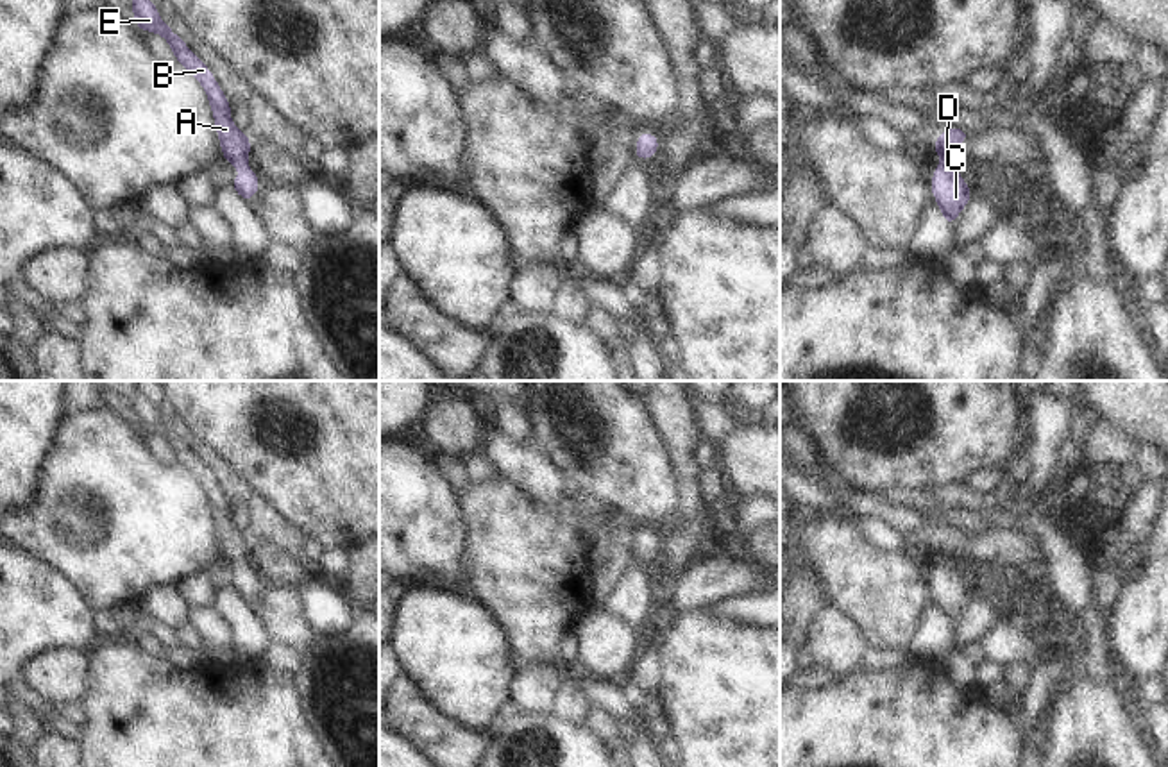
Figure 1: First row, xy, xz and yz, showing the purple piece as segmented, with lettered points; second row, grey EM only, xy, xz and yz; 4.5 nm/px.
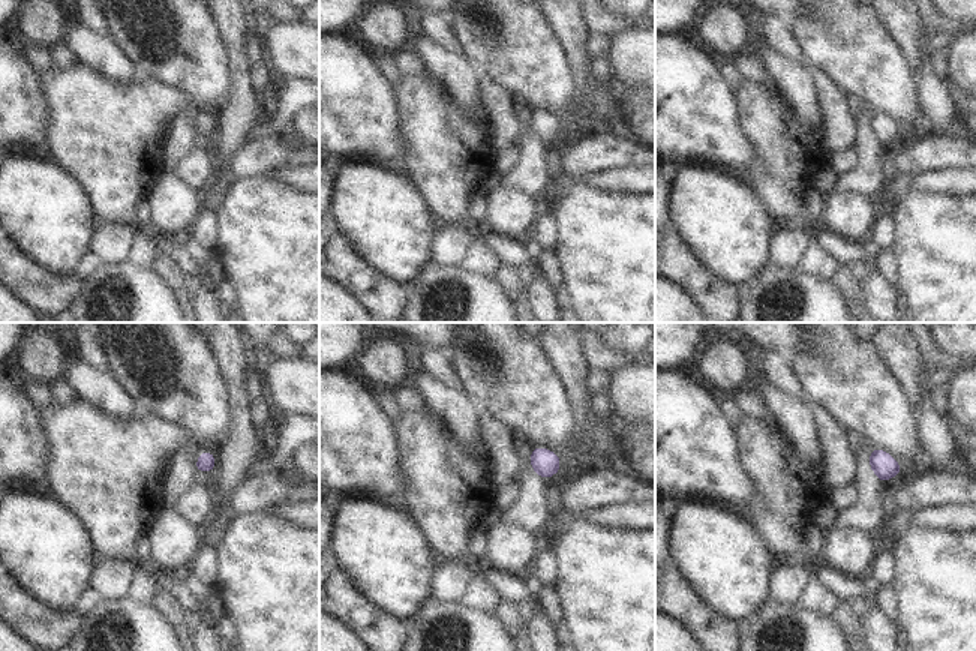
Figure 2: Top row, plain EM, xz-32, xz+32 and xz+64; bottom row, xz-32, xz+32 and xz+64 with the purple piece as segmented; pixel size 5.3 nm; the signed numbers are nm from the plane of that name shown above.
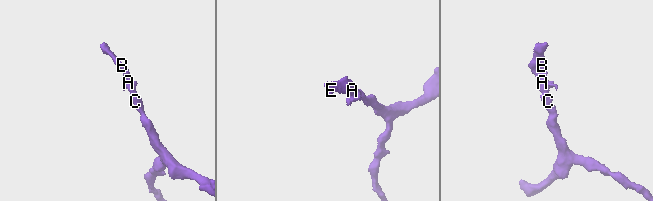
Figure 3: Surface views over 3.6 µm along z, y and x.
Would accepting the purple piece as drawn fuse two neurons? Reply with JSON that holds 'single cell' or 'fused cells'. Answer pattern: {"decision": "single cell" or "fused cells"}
{"decision": "single cell"}

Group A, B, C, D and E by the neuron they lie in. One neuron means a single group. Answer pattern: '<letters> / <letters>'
A B C D E

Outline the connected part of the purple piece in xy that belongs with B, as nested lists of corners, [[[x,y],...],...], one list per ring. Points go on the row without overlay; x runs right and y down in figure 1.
[[[136,392],[131,399],[134,426],[140,431],[161,434],[170,445],[175,461],[181,463],[204,488],[213,511],[215,527],[220,540],[224,561],[234,565],[241,574],[231,583],[231,588],[249,604],[261,581],[249,569],[247,556],[252,552],[245,531],[238,531],[231,520],[231,504],[224,497],[220,485],[211,470],[186,447],[184,440],[172,433],[170,426],[159,418],[159,409],[143,393]]]

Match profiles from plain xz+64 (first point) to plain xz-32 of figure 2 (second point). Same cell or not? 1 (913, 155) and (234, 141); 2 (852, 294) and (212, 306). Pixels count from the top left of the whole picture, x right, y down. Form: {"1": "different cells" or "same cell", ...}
{"1": "different cells", "2": "different cells"}

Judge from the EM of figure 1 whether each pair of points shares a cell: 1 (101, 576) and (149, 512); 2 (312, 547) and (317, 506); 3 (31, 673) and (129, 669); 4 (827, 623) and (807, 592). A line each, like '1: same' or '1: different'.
1: same
2: different
3: different
4: different

